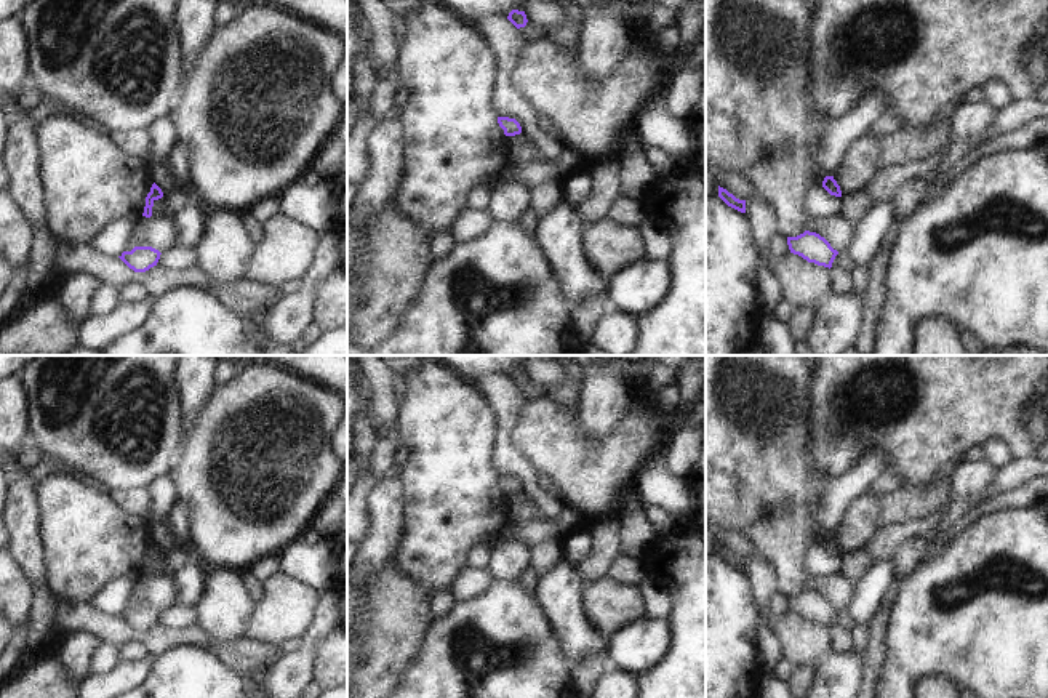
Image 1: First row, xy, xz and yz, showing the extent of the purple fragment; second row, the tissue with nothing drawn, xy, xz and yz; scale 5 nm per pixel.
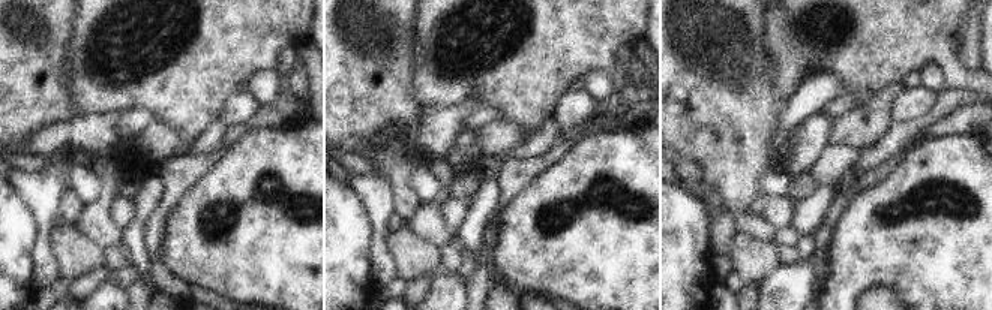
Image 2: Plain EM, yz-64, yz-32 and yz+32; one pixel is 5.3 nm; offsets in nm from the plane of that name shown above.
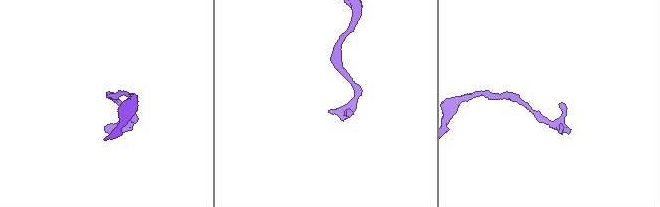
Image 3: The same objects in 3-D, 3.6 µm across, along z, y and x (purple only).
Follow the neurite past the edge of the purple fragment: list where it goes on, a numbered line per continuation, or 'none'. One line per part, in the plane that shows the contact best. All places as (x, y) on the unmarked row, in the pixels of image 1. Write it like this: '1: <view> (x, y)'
none.

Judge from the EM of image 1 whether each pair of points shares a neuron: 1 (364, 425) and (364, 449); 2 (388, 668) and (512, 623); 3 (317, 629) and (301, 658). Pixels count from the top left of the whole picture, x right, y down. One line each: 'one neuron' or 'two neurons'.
1: one neuron
2: two neurons
3: one neuron

